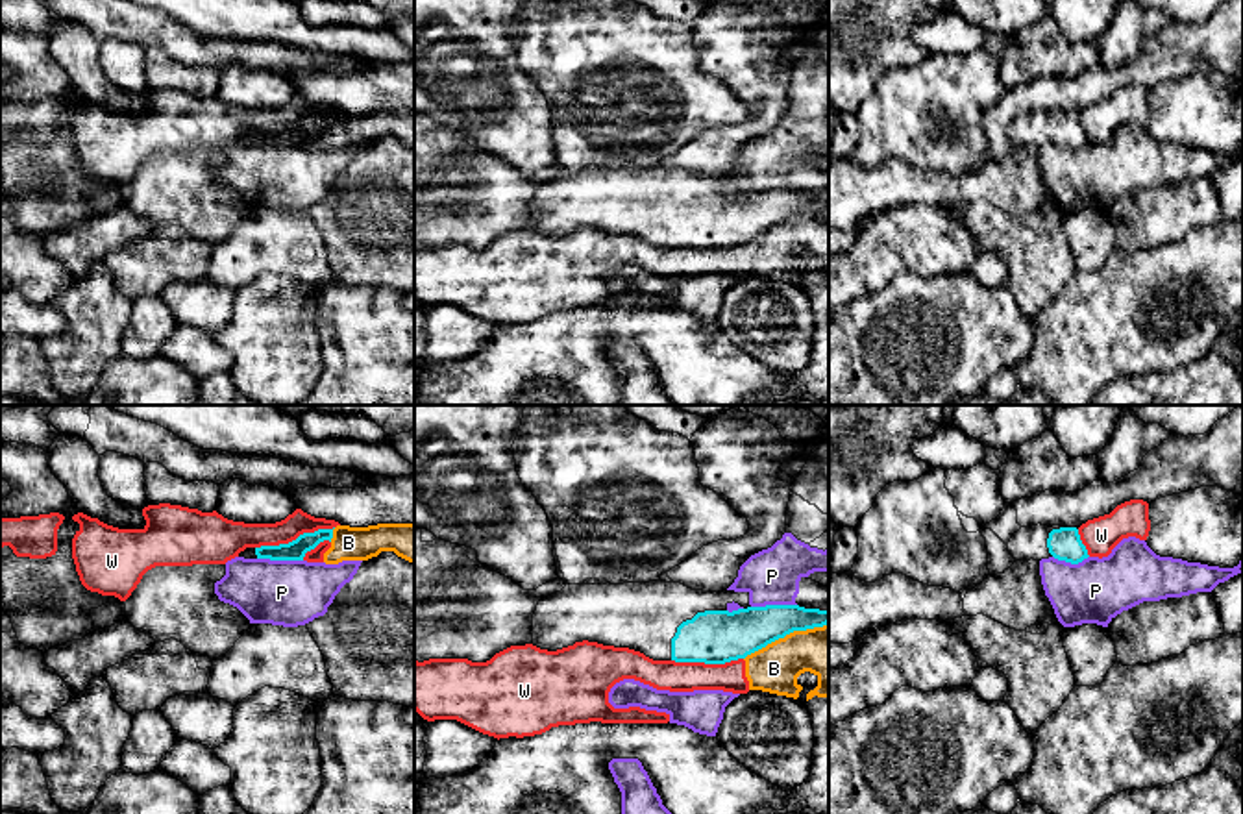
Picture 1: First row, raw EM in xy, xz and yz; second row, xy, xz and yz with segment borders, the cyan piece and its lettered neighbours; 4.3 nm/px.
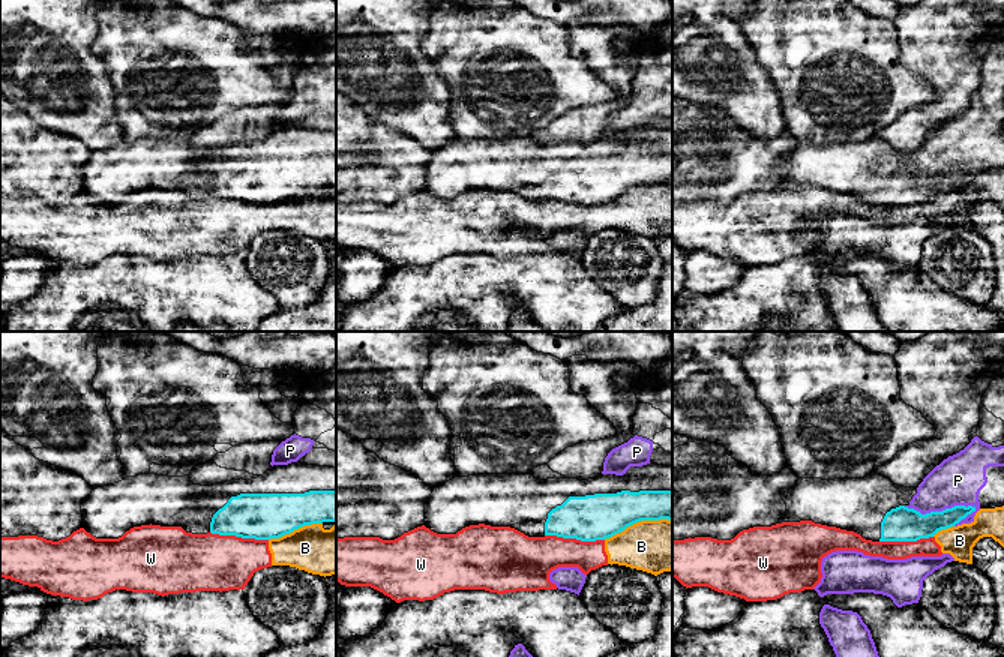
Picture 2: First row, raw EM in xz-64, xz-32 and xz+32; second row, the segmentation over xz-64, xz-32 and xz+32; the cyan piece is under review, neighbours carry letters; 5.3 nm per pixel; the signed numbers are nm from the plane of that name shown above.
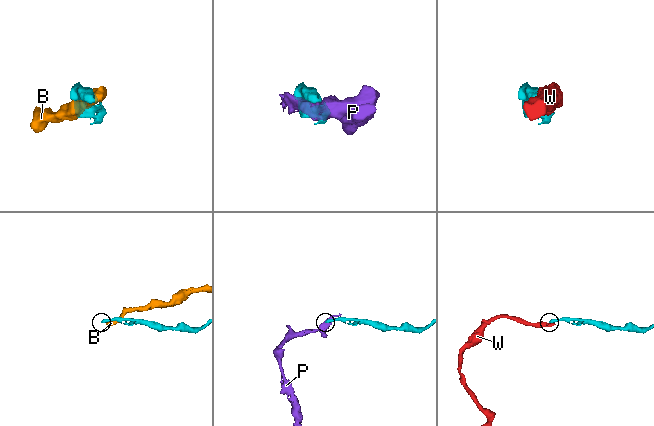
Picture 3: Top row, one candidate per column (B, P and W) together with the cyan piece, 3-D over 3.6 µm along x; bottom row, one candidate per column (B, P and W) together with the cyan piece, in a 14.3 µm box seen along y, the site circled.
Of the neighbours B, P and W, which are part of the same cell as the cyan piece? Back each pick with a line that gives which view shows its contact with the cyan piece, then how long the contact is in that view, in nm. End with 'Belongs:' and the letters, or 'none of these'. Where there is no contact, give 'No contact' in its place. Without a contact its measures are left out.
Belongs: none of these

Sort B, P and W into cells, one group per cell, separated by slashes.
B W / P

